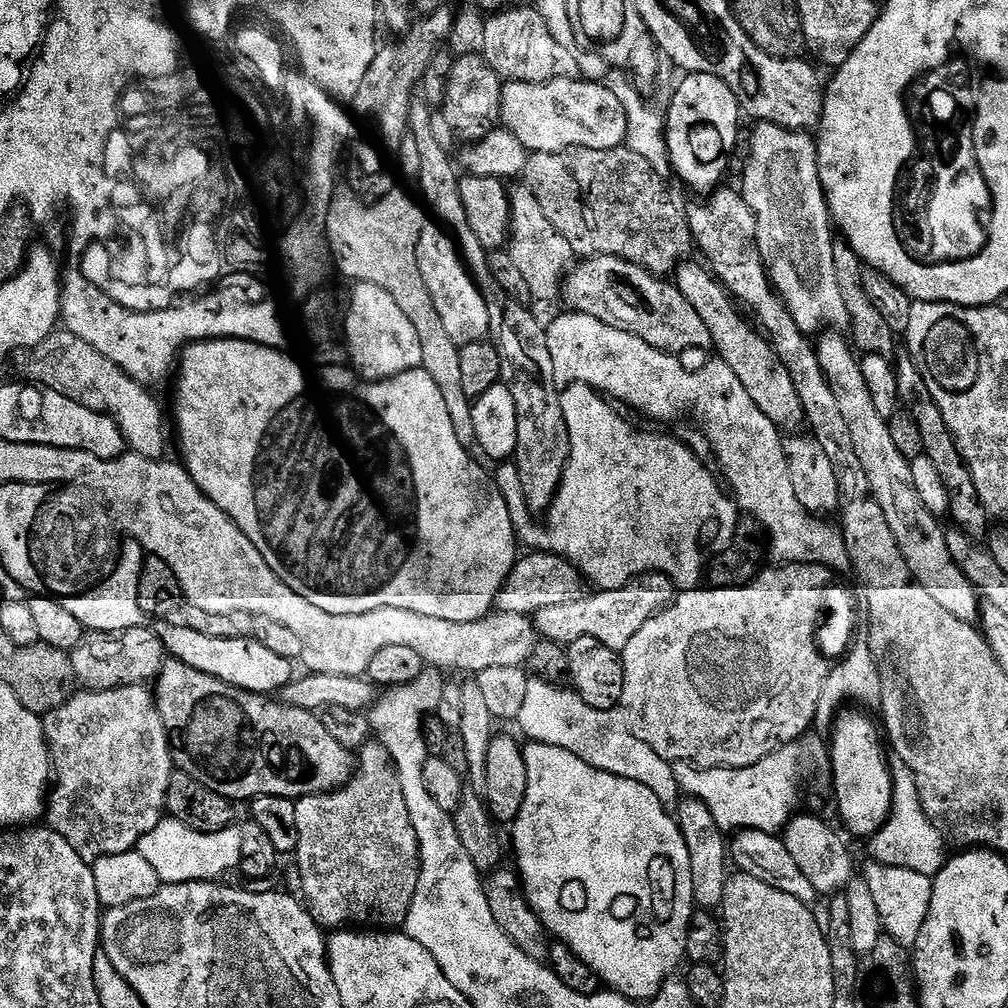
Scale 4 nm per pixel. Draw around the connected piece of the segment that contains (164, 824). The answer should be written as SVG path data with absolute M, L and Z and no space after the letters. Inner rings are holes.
M171 818L161 820L158 826L154 826L154 830L150 830L150 834L143 836L138 850L142 854L142 858L146 858L146 862L150 862L150 866L154 866L158 878L164 884L185 884L195 880L212 882L223 877L220 875L230 871L231 868L233 870L239 869L242 858L241 835L236 826L223 828L221 832L199 832Z

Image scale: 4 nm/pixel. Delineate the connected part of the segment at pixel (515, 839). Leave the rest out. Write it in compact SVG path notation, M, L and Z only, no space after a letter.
M531 742L523 745L524 761L526 762L526 770L528 771L528 781L526 782L526 798L522 802L522 810L518 814L518 818L511 825L512 831L512 848L516 851L516 864L514 863L515 871L520 877L521 884L524 885L524 893L530 902L532 909L538 914L538 918L544 923L544 928L551 934L559 943L570 946L570 950L574 950L574 954L578 954L578 958L582 958L582 962L586 962L586 966L590 966L590 970L594 970L594 974L598 974L601 985L607 986L611 991L624 996L627 1000L639 1000L641 1002L646 1000L653 1000L660 992L663 984L673 975L672 972L680 963L684 964L687 950L687 932L691 925L692 916L694 913L694 906L692 903L696 900L696 884L694 881L694 873L690 870L690 850L686 850L686 842L680 833L680 827L676 824L673 813L664 809L662 802L658 802L657 796L650 790L646 790L646 786L642 786L638 782L630 782L630 778L622 778L615 776L609 772L598 770L594 766L590 766L586 762L582 762L582 758L578 758L574 754L570 754L570 750L562 750L558 746L546 746L545 744L534 744Z

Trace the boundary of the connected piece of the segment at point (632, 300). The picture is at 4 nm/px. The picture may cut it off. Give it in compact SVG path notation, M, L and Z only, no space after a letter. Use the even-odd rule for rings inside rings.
M589 256L581 259L579 263L575 265L569 271L568 275L564 278L564 286L562 289L563 303L568 303L567 306L573 312L581 312L582 314L590 314L590 318L598 318L598 322L606 322L606 326L614 326L618 330L622 330L626 334L634 334L638 338L642 338L642 342L646 342L646 346L654 346L654 350L662 350L663 352L670 352L673 354L684 354L687 348L692 348L696 344L696 328L698 332L698 321L696 319L696 311L694 306L687 301L678 289L676 289L675 283L669 282L667 279L661 278L653 274L653 272L647 272L642 270L642 266L634 266L634 262L626 262L622 258L614 258L613 256Z

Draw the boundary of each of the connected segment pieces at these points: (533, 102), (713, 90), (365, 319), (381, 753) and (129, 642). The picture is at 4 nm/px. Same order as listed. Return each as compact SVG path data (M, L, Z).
M581 78L551 80L545 84L531 84L509 80L502 90L500 124L518 134L522 146L529 152L557 152L567 148L606 150L621 147L627 141L626 110L614 98L607 83L595 84Z
M693 72L683 79L668 104L668 112L666 108L668 162L674 176L676 172L682 183L716 186L728 172L728 159L740 136L740 103L730 86L714 74Z
M357 283L353 288L356 289L350 292L346 304L342 333L343 339L348 339L351 367L369 382L388 380L391 376L421 367L422 342L418 342L418 330L414 330L414 322L406 318L398 302L394 302L382 286Z
M369 742L359 749L352 776L347 784L334 792L302 796L296 801L298 814L298 846L294 853L300 867L300 884L304 887L306 907L324 930L340 930L345 926L367 926L372 930L396 930L406 922L410 902L420 877L420 847L402 798L396 763L382 742Z
M141 626L138 628L127 628L121 632L93 632L89 631L82 638L82 642L78 642L78 646L72 649L70 655L72 657L72 674L77 681L80 680L85 689L94 692L105 692L106 690L114 690L122 686L130 686L131 684L147 685L149 682L155 681L156 675L159 674L166 659L164 651L164 643L160 640L159 631L155 627Z

